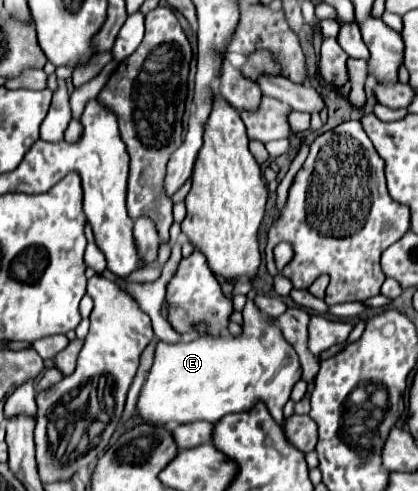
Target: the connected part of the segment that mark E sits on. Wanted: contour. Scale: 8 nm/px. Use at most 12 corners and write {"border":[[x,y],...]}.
{"border":[[252,301],[240,335],[158,341],[138,411],[282,423],[298,353]]}

